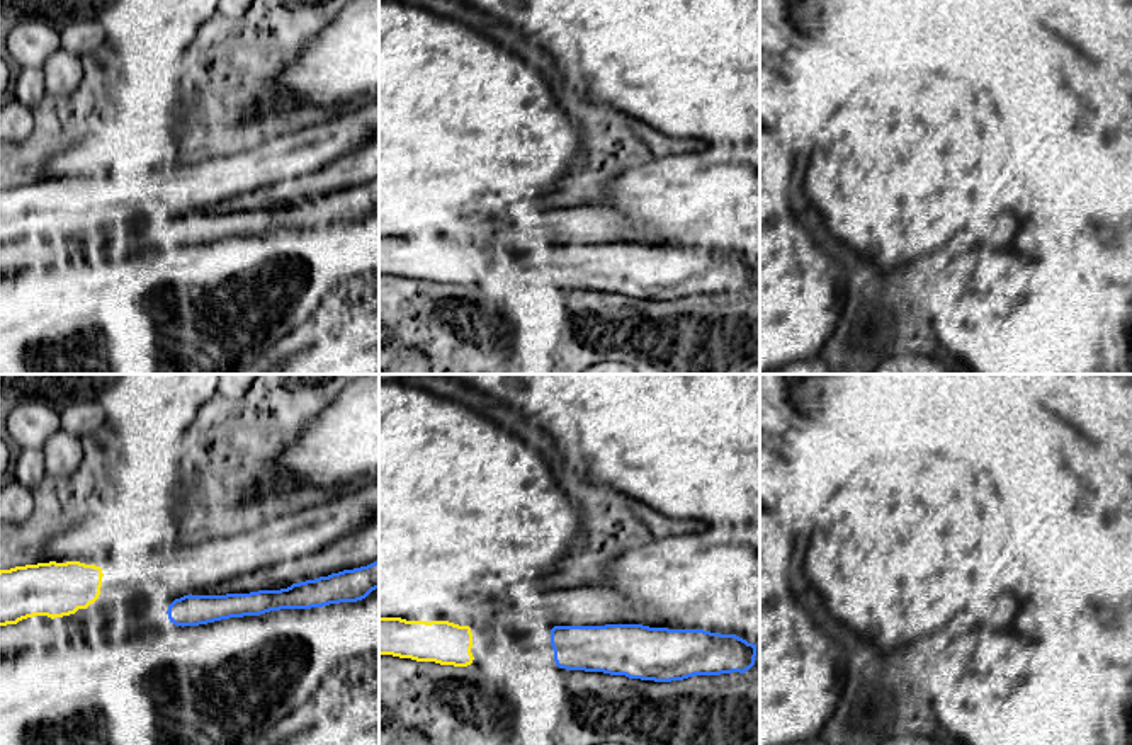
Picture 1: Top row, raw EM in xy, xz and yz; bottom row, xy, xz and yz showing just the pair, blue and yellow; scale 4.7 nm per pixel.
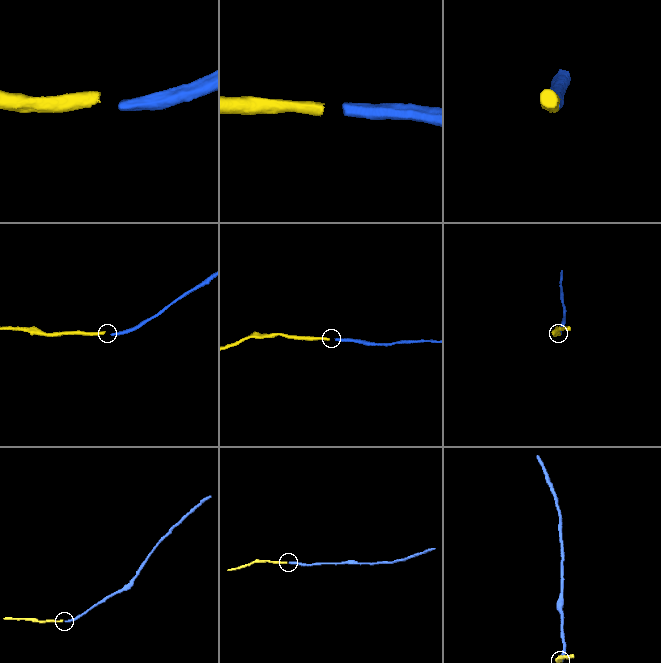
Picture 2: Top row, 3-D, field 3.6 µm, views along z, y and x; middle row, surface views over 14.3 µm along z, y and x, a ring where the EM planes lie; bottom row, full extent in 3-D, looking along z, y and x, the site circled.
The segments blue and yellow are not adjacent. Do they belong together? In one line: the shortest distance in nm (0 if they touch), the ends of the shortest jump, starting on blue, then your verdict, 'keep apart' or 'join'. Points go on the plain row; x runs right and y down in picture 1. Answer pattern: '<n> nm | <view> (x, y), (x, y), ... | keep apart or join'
320 nm | xy (167, 230), (99, 213) | keep apart

